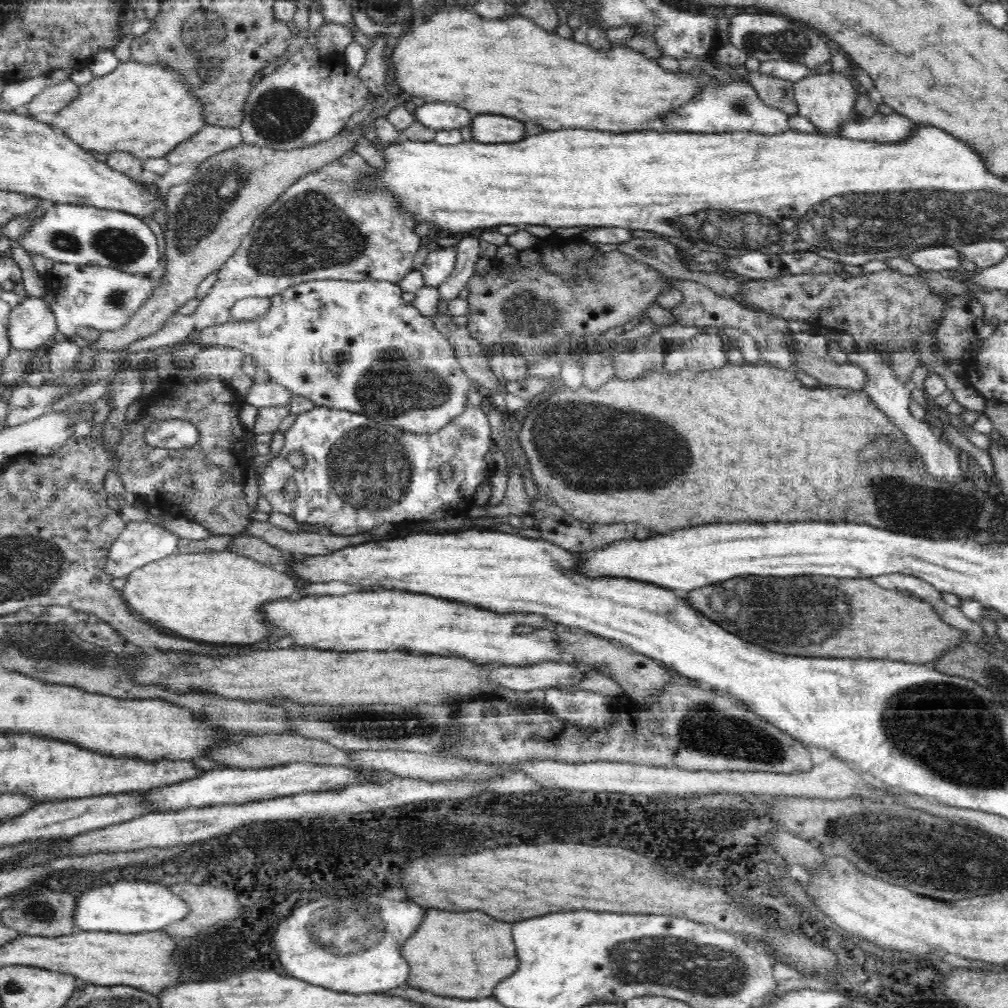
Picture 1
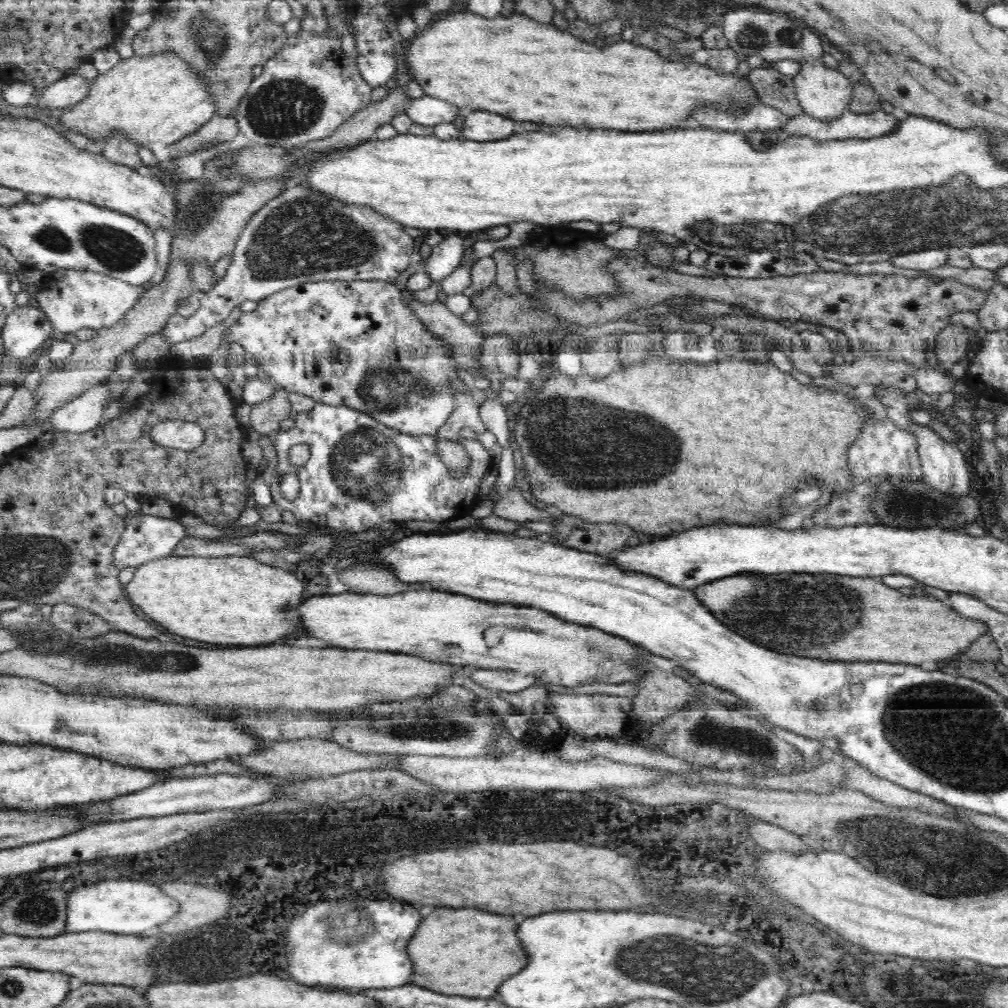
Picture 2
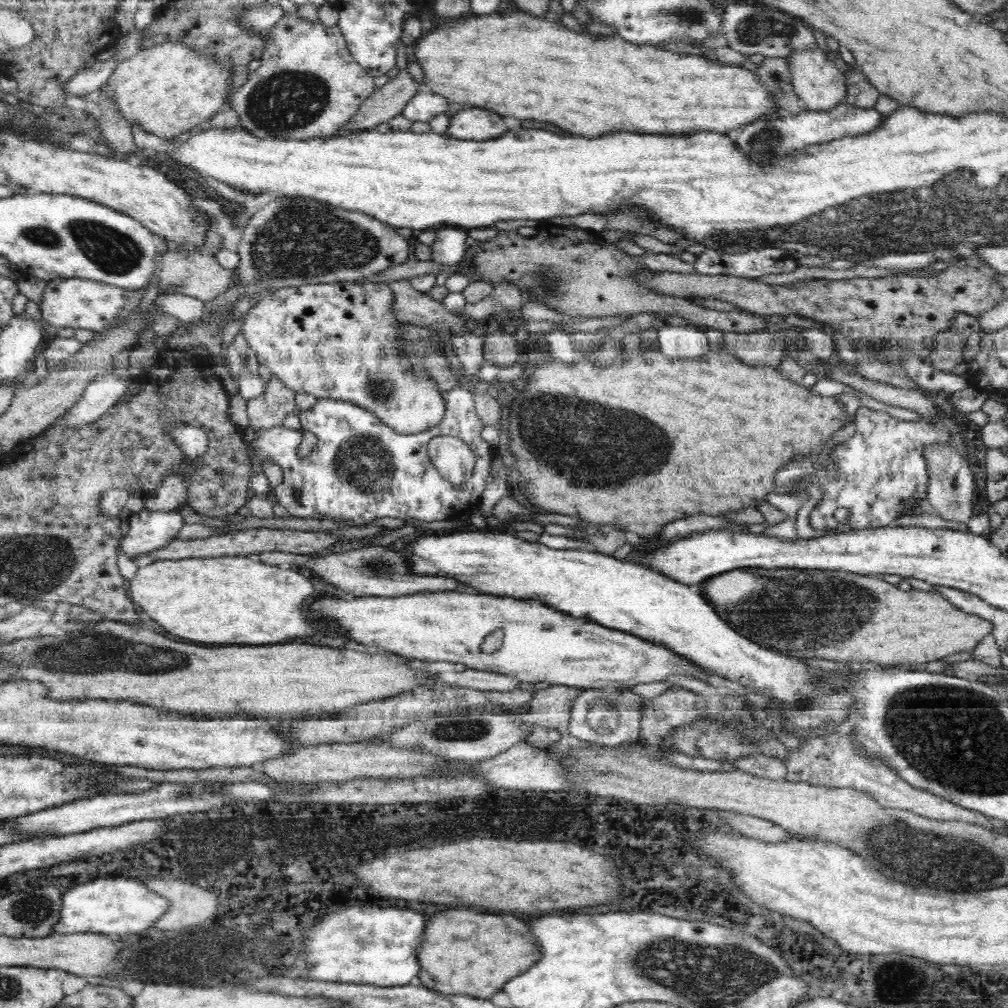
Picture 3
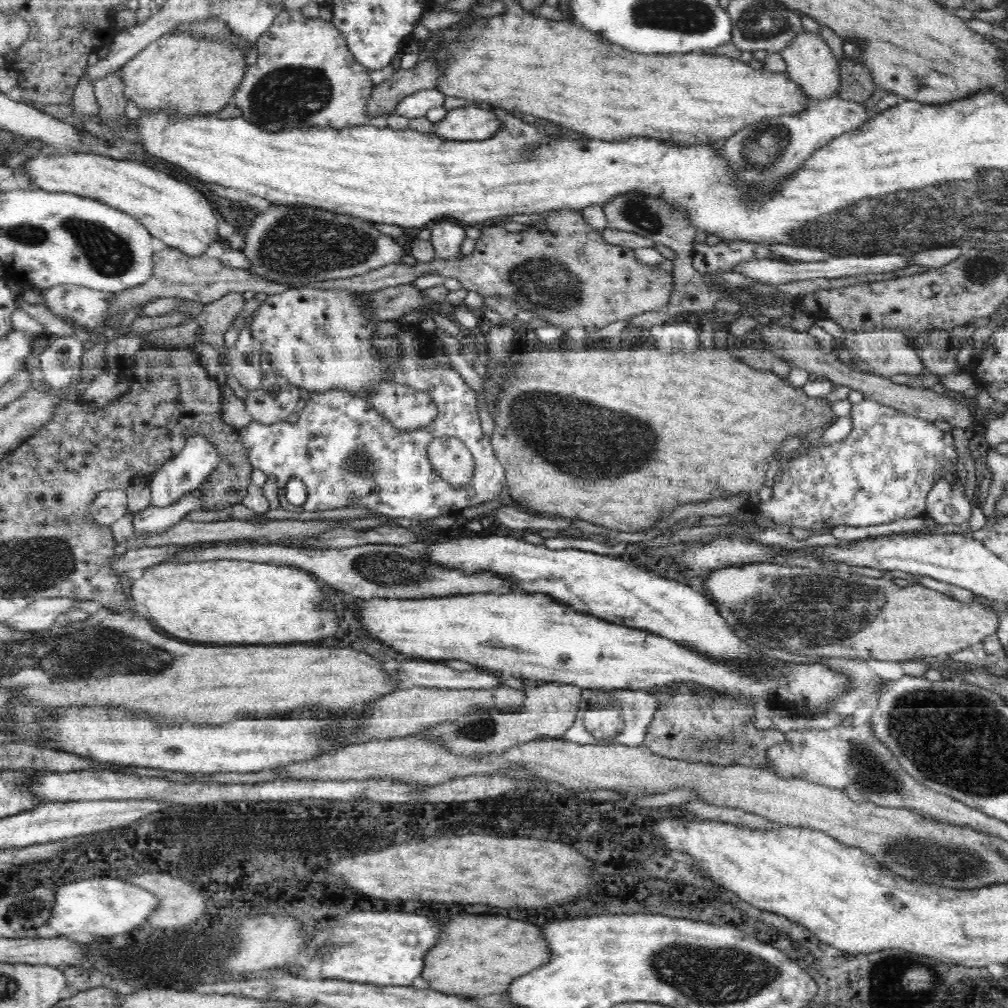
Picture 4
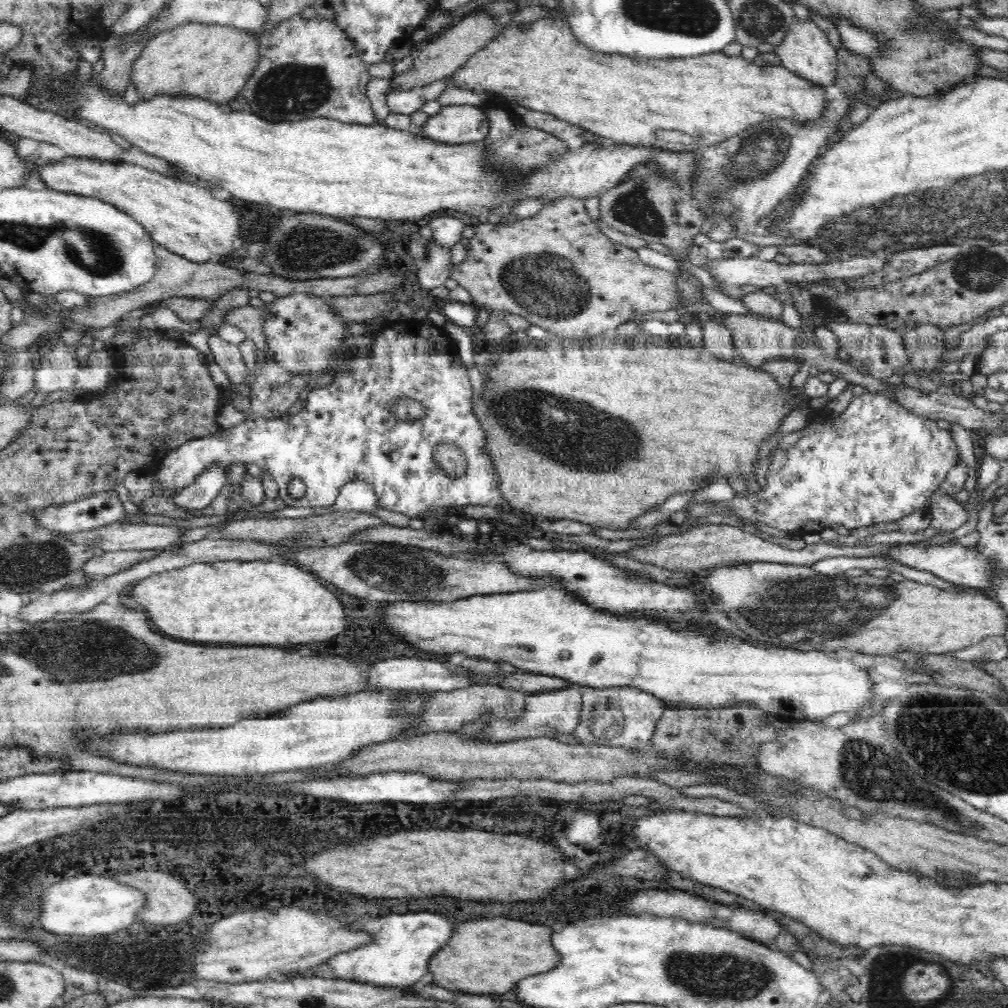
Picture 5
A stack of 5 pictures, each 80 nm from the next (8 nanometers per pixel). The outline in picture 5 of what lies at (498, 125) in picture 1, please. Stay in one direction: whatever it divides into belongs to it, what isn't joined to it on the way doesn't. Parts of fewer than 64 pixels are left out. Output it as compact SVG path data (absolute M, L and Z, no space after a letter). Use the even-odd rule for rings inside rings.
M442 106L438 114L428 118L428 124L418 135L434 142L466 143L487 138L491 132L491 120L487 110L477 106Z

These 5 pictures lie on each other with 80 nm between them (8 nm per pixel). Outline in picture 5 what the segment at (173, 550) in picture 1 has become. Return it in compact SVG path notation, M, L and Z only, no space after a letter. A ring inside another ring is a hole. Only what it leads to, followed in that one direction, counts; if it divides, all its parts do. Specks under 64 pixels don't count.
M210 465L197 481L190 486L181 488L172 498L172 502L185 510L210 507L218 492L228 484L228 468L230 465Z

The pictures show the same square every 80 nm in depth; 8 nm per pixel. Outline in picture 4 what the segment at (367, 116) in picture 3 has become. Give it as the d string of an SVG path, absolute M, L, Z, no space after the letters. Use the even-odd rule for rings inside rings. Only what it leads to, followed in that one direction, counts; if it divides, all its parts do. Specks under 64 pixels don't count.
M420 55L420 61L413 68L410 69L399 69L395 71L393 76L382 82L382 84L374 87L372 92L372 97L369 99L369 102L366 104L366 111L369 115L369 118L374 118L381 115L394 115L396 112L396 105L400 100L404 100L406 96L411 96L420 92L420 90L432 89L434 84L437 82L437 72L436 68L433 68L433 64L428 62L428 58L422 58Z

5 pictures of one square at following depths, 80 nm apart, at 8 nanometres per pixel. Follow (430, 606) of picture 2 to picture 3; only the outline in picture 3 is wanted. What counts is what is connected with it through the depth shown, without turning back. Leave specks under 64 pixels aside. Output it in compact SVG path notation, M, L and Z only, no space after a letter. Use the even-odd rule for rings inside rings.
M465 591L446 593L408 594L400 597L372 598L362 597L356 600L334 600L324 598L312 606L312 616L320 622L338 622L356 642L366 646L380 646L398 652L406 658L419 658L429 662L453 662L464 664L476 670L494 671L517 678L519 682L548 682L550 685L564 685L579 689L609 689L632 687L636 684L664 682L680 676L700 678L704 671L692 661L684 661L678 653L672 653L666 645L652 644L640 640L632 634L610 630L597 622L582 620L580 617L568 616L560 610L548 608L542 601L517 601L516 598L490 597L488 594L476 594ZM502 630L502 645L494 652L484 652L484 640Z

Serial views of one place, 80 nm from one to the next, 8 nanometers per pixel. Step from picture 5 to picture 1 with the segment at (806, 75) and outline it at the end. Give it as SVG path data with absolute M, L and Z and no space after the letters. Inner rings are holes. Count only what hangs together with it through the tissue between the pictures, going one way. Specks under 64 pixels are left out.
M832 71L826 74L816 73L805 76L793 84L793 92L799 116L808 118L808 121L812 122L812 125L821 130L821 134L824 135L835 135L848 124L858 100L858 91L853 86L853 82L846 75Z

